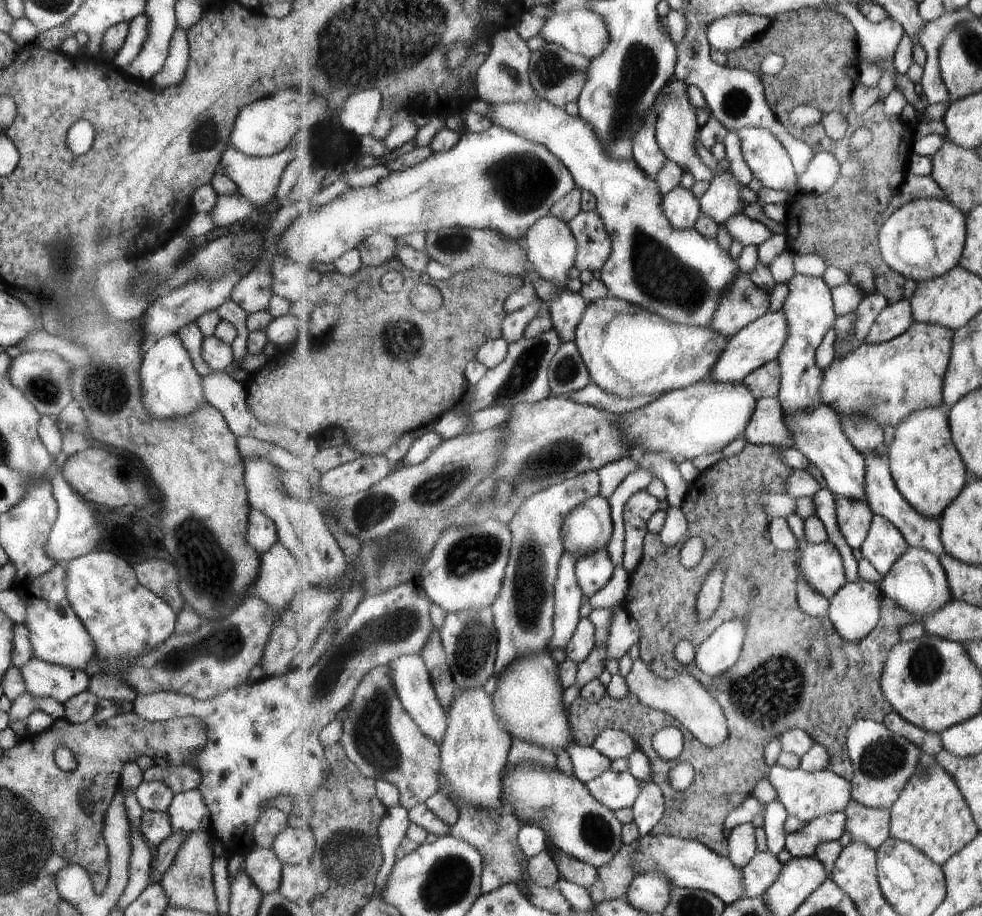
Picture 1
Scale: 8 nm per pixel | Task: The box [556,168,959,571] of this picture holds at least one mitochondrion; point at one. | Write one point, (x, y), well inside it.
(657, 273)

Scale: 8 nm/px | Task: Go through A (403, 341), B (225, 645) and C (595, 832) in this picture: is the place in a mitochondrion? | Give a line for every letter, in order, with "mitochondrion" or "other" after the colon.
A: mitochondrion
B: mitochondrion
C: mitochondrion

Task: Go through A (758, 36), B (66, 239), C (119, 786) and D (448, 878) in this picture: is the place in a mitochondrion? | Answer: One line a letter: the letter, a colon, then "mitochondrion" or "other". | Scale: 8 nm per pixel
A: other
B: mitochondrion
C: other
D: mitochondrion

